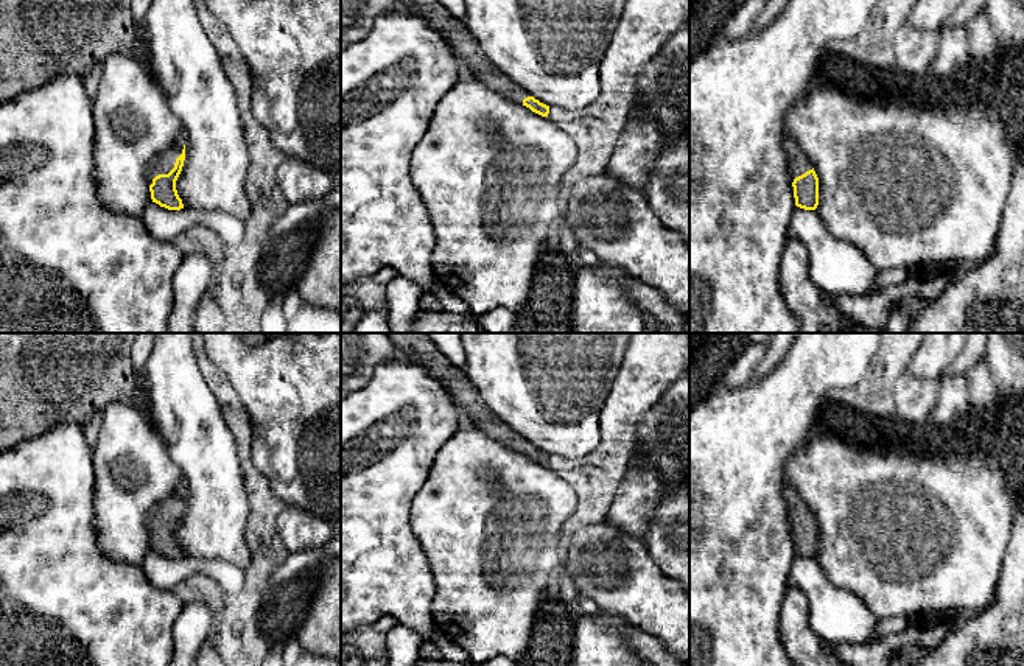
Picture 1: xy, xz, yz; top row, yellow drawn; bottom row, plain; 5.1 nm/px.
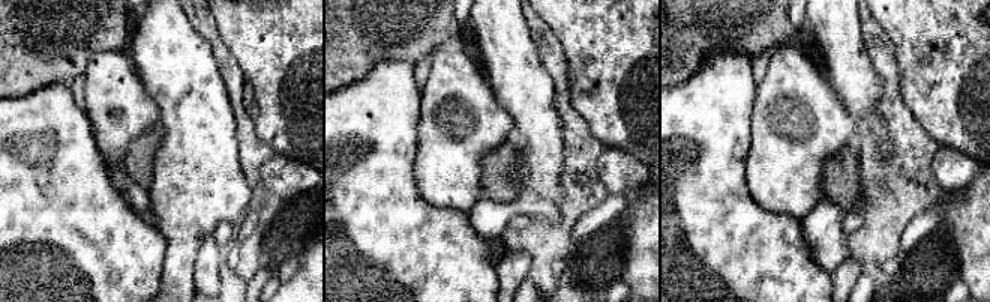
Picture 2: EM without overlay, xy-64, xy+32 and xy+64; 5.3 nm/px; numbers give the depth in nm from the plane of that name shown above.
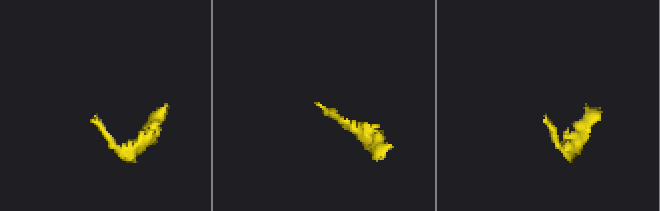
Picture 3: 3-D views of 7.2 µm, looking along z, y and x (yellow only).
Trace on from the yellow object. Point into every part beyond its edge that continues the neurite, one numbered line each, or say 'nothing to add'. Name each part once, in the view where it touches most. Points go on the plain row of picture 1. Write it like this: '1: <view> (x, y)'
1: xy (162, 512)

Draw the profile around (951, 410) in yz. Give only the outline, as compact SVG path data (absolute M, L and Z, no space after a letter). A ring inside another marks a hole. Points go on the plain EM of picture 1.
M945 375L940 378L937 405L923 433L937 437L948 434L966 420L968 409L968 381L965 375Z

